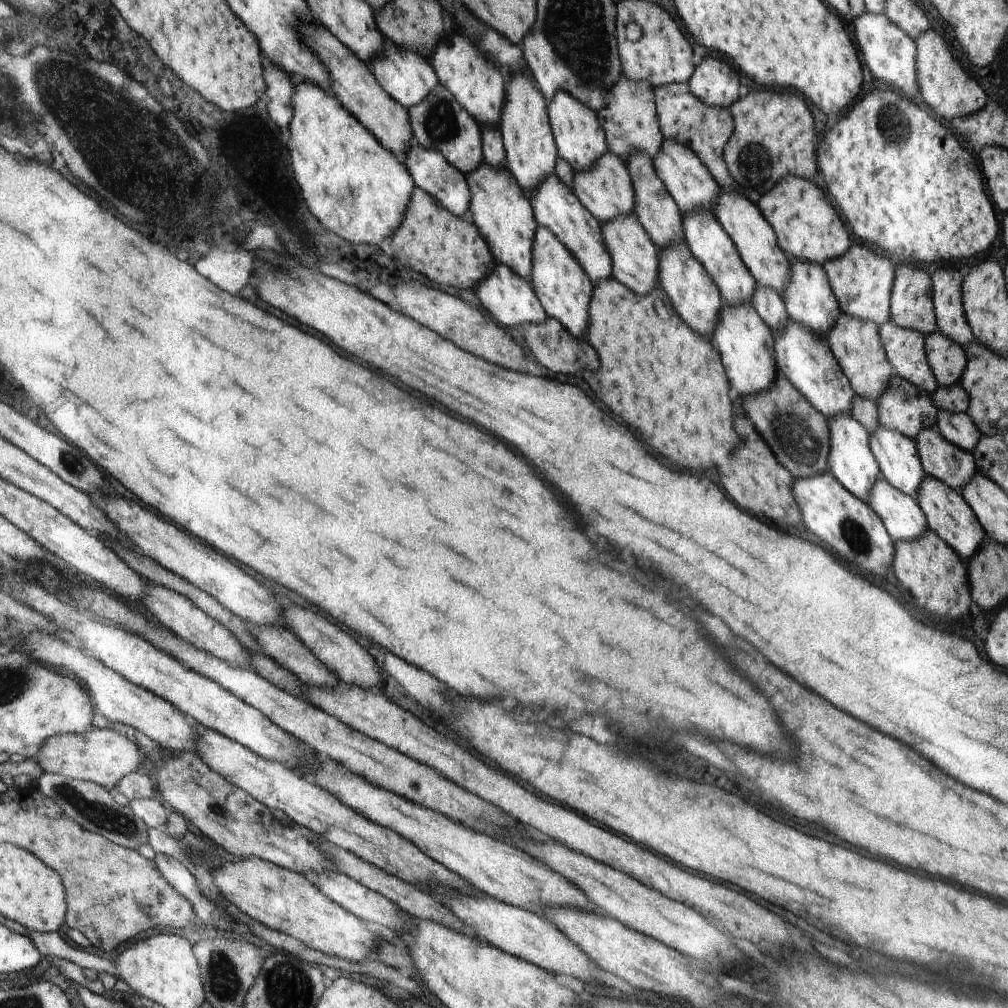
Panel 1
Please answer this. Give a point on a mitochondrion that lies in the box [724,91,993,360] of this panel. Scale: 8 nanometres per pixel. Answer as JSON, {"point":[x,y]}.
{"point":[755,160]}

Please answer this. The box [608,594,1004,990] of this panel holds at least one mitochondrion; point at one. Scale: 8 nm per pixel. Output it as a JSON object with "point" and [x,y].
{"point":[954,967]}

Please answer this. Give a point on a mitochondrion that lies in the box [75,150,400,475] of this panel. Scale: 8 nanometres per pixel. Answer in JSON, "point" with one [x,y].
{"point":[186,231]}

